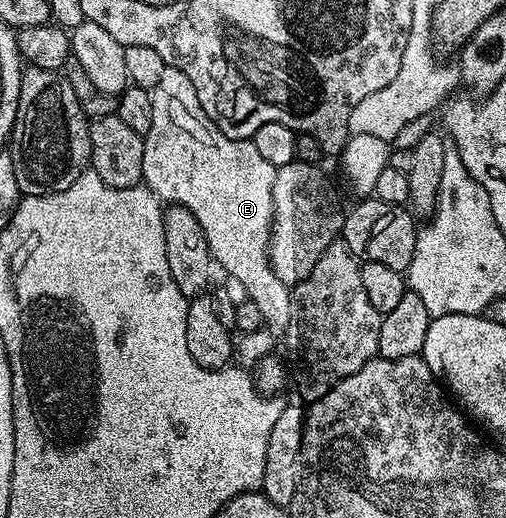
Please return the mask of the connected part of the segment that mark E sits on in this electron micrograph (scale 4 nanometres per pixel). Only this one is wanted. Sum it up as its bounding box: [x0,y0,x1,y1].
[142,67,291,334]

